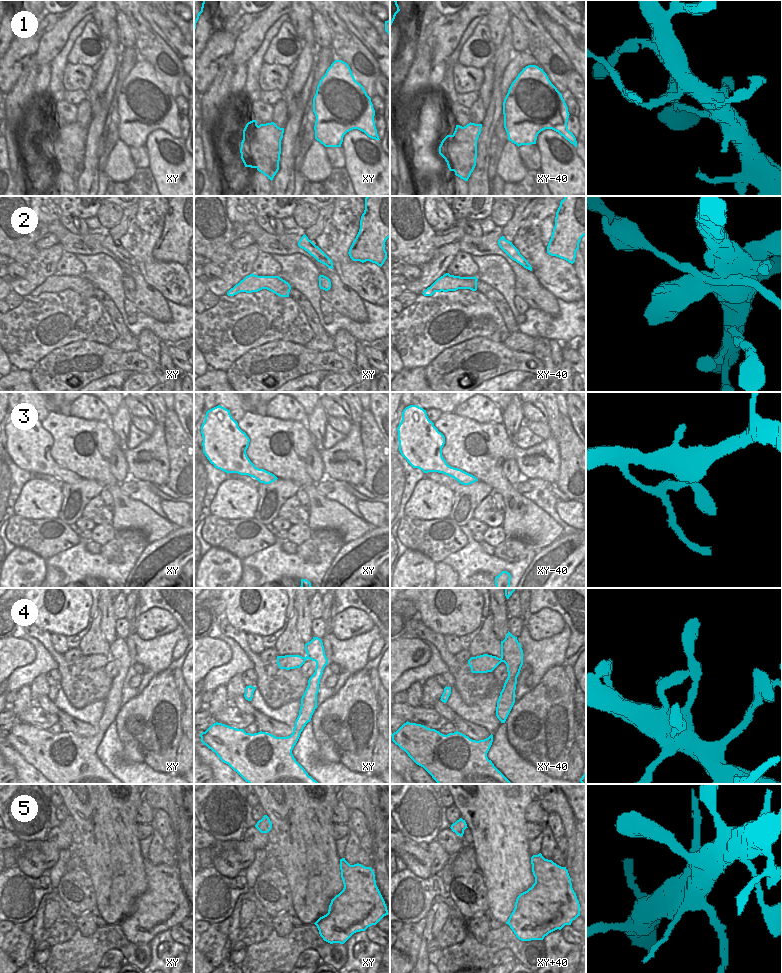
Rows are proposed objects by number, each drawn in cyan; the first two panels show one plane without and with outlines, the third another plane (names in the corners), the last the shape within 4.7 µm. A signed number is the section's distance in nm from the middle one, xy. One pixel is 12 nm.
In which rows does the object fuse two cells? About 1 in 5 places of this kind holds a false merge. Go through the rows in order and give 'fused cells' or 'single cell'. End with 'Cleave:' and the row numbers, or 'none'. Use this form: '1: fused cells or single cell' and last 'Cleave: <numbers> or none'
1: fused cells
2: single cell
3: fused cells
4: single cell
5: single cell
Cleave: 1, 3

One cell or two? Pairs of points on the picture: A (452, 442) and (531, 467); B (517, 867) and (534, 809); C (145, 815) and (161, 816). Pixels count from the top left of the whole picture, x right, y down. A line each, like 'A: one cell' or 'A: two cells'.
A: one cell
B: two cells
C: two cells

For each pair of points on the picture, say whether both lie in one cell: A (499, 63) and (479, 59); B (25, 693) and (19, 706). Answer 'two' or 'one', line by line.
A: two
B: one

